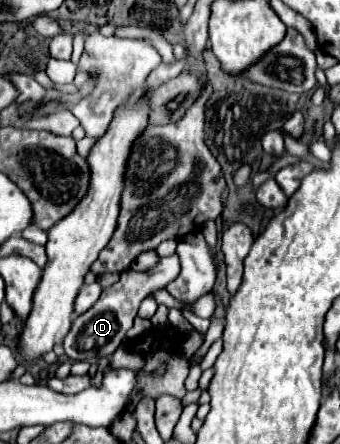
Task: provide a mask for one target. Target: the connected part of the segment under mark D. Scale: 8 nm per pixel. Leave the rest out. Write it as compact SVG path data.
M171 255L171 257L163 257L161 261L157 261L155 267L147 269L147 271L133 271L133 269L127 269L125 273L121 273L121 279L103 289L99 301L89 309L85 311L83 315L75 317L73 319L73 325L63 341L63 347L65 347L65 353L71 361L89 361L89 363L95 363L97 357L111 357L117 347L123 343L125 339L125 333L131 329L133 325L133 319L137 315L137 309L139 309L139 303L155 289L159 287L165 287L169 281L173 281L177 275L179 275L179 255Z

